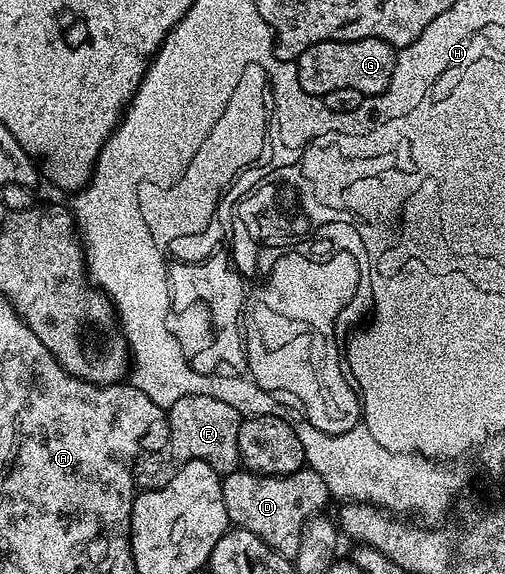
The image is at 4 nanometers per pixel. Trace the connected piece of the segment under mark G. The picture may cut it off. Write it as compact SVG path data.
M358 39L357 41L325 41L305 49L294 64L301 89L305 93L322 97L335 89L357 89L364 97L379 95L393 81L396 48L380 39Z

